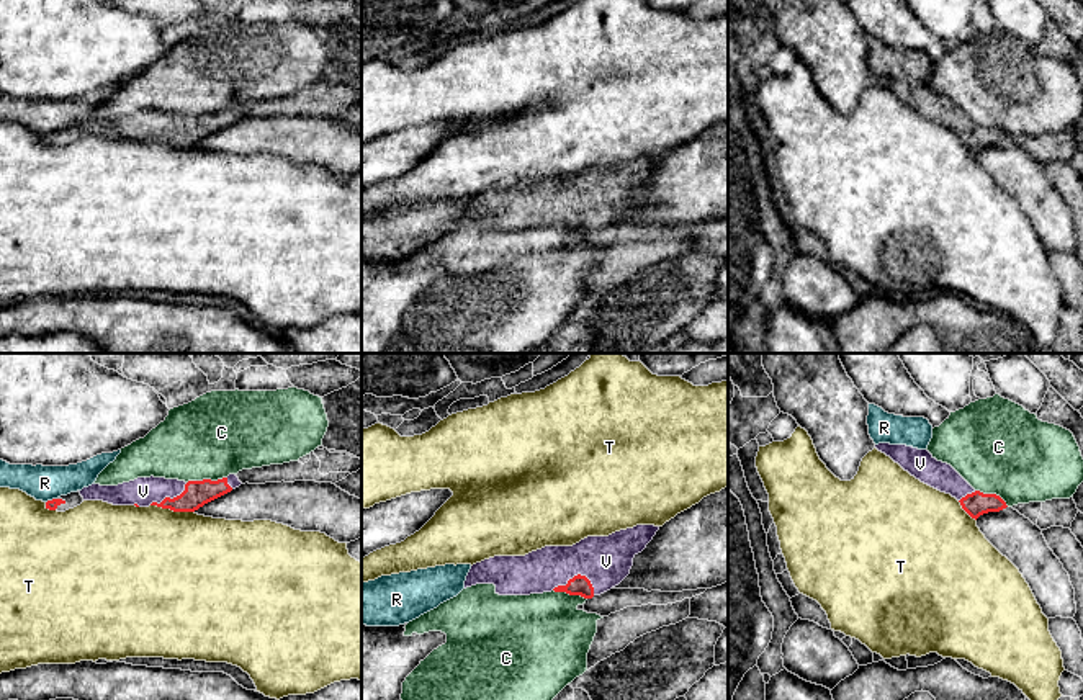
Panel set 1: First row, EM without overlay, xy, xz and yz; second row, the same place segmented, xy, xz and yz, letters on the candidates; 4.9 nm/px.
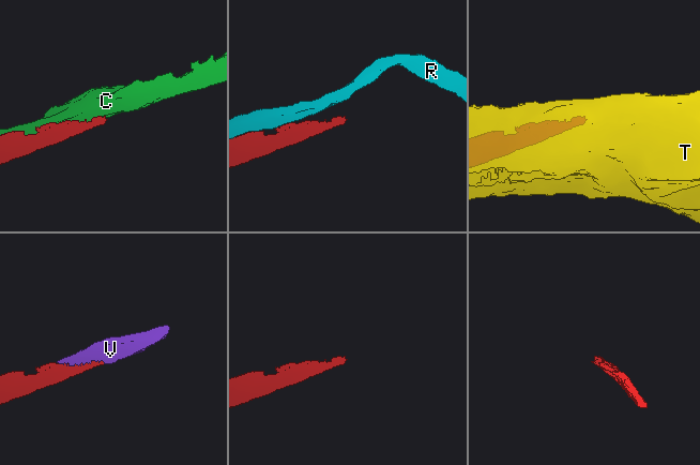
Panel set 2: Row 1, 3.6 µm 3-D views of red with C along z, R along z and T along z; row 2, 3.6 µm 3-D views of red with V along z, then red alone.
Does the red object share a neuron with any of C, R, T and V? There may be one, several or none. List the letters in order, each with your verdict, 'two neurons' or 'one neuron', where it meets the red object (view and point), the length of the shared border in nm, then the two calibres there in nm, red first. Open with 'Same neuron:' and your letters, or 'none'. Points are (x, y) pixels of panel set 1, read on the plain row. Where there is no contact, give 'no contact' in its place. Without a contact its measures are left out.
Same neuron: V
C: two neurons | xy (206, 113) | 200 nm | 130/420 nm
R: two neurons | xy (53, 133) | 60 nm | 50/180 nm
T: two neurons | xy (172, 143) | 220 nm | 130/480 nm
V: one neuron | xz (578, 208) | 220 nm | 100/240 nm

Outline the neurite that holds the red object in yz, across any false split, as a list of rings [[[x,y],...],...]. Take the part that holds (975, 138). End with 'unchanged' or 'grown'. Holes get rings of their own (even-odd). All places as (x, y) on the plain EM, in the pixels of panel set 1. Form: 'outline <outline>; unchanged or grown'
outline [[[879,77],[875,82],[921,116],[955,131],[975,154],[1008,141],[1000,129],[975,124],[950,98],[937,95],[928,83],[890,77]]]; grown

